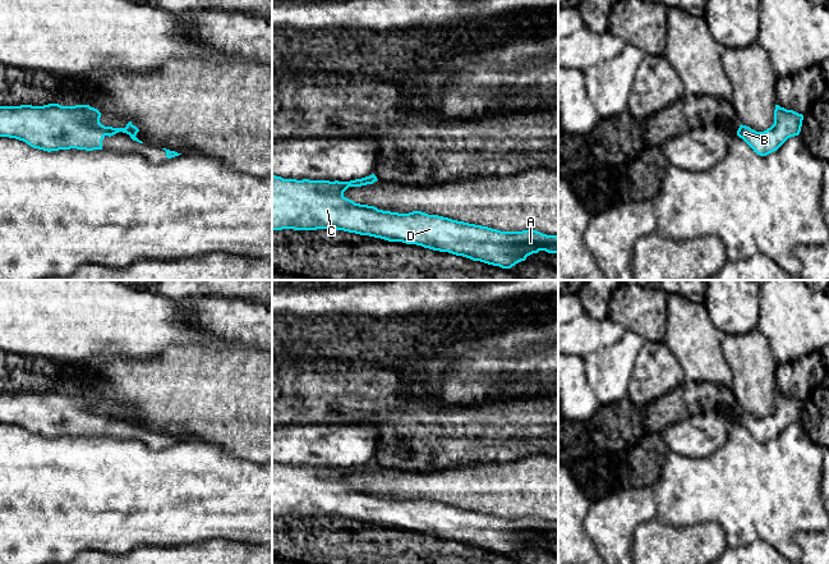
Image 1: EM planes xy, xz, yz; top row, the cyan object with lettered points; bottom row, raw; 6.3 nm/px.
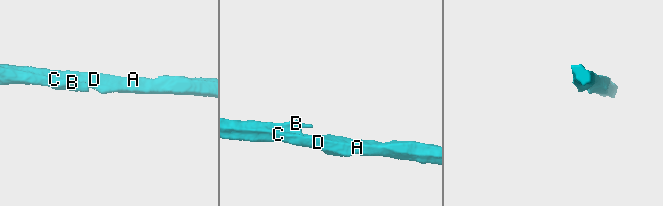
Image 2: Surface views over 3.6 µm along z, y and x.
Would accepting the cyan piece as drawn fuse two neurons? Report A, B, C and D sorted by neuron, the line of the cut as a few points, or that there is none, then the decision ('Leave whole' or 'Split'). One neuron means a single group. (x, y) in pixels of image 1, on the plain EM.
Groups: A B C D. No split. Leave whole

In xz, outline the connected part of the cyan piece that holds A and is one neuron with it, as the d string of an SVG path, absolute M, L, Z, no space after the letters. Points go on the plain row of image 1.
M374 460L350 468L296 467L272 462L272 517L336 515L388 528L416 531L502 555L511 555L539 537L558 540L557 522L547 522L536 517L501 518L422 497L409 500L383 497L374 492L355 490L344 482L349 473L373 471L377 467Z

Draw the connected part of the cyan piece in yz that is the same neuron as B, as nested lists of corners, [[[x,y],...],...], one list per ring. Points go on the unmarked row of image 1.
[[[775,391],[774,411],[764,418],[740,412],[737,422],[760,443],[777,437],[788,425],[798,422],[803,402]]]

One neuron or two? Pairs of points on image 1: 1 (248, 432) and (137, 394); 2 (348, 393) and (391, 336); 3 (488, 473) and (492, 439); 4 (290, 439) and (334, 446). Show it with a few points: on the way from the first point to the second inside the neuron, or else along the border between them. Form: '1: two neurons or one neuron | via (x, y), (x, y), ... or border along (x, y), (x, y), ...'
1: one neuron | via (220, 404), (210, 394), (165, 394)
2: two neurons | border along (340, 361), (381, 365), (395, 371)
3: two neurons | border along (519, 459), (498, 463), (475, 463), (460, 468)
4: one neuron | via (300, 445), (323, 445)

